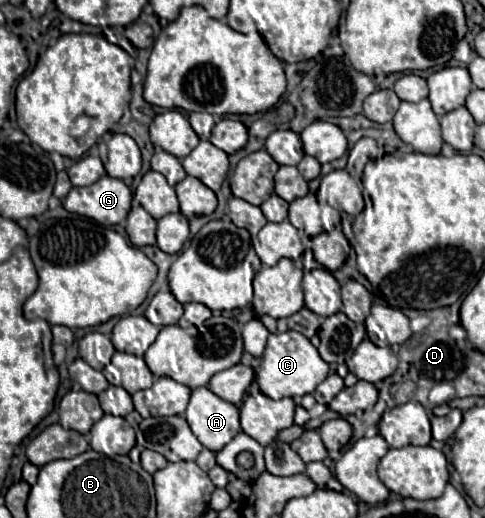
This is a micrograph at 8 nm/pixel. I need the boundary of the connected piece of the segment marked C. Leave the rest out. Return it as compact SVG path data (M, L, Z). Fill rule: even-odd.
M275 332L269 334L263 358L261 358L261 368L257 372L257 386L263 394L267 394L273 400L285 398L285 396L305 396L311 394L319 382L323 382L329 374L327 362L319 356L317 348L299 332Z

